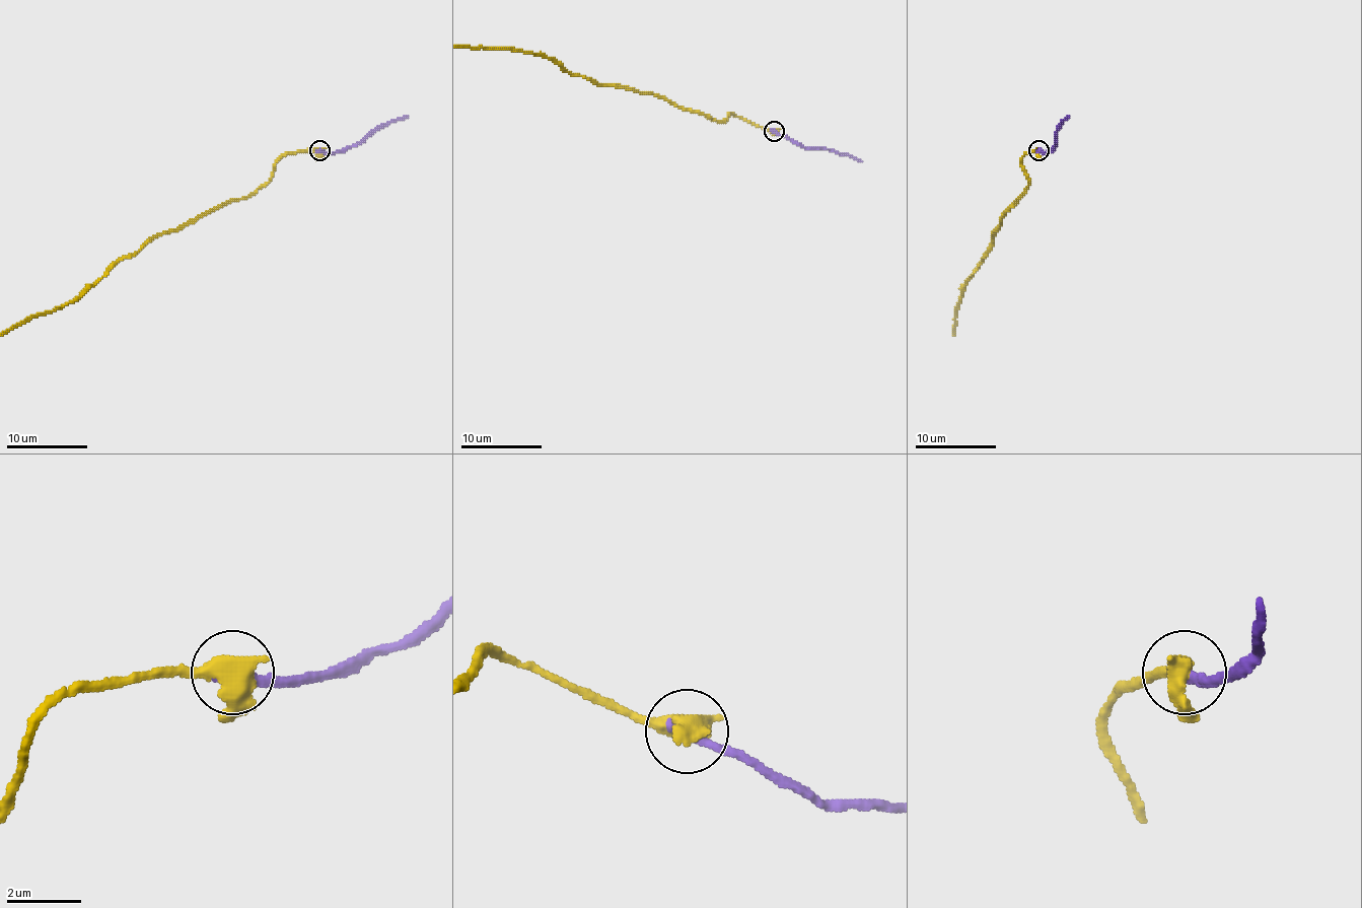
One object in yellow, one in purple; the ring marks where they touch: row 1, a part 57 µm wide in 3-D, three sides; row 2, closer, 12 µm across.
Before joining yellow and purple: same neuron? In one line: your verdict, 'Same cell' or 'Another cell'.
Same cell

